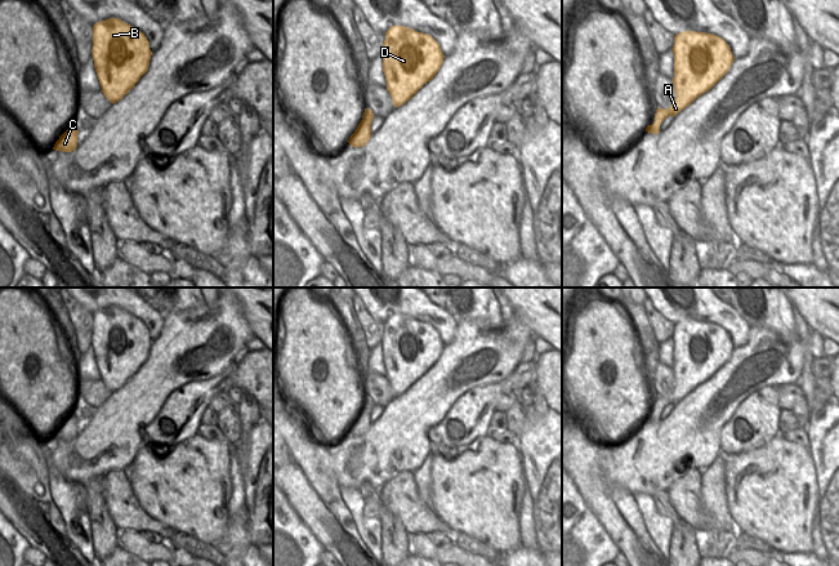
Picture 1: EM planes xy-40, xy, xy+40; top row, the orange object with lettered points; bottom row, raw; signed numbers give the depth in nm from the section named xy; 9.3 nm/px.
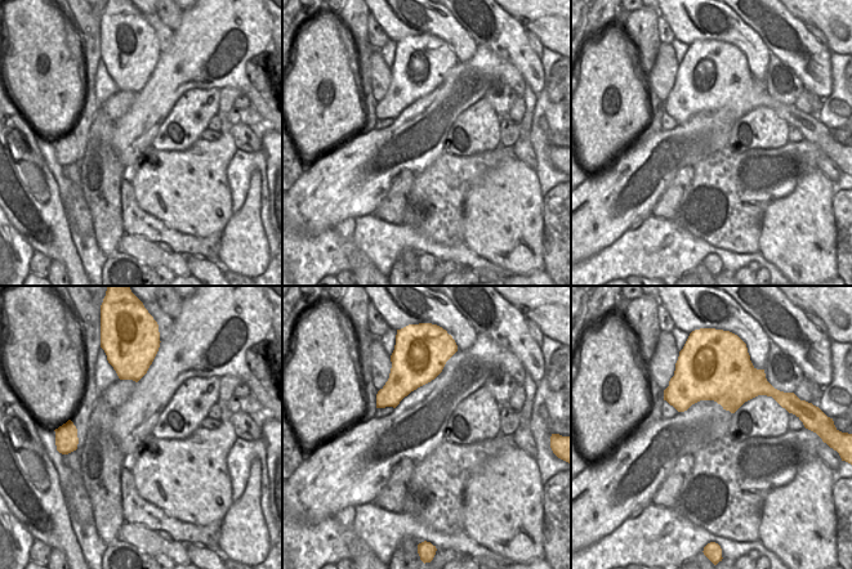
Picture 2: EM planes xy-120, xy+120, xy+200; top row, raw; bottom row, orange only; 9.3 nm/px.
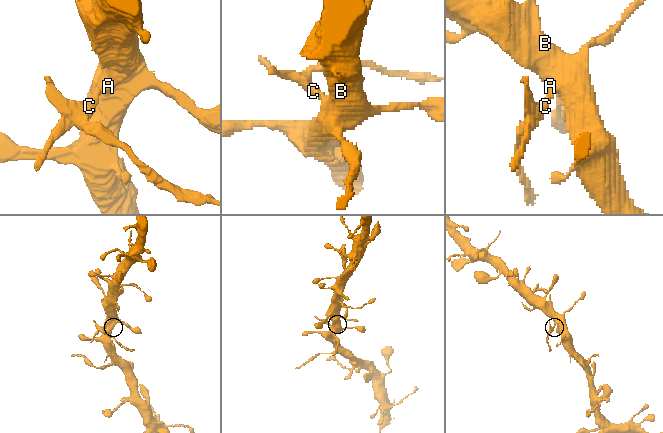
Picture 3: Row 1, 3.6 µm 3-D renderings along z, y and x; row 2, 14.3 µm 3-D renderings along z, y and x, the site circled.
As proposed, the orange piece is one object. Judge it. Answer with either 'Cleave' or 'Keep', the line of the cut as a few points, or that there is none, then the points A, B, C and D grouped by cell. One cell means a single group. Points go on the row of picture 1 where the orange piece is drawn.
Cleave. Split along xy (360, 123), (370, 132). Groups: A B D / C

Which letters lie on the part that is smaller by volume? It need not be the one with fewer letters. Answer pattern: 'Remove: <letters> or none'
Remove: C

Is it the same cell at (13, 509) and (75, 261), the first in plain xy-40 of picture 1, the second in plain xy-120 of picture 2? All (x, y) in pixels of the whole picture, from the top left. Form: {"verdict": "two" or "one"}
{"verdict": "one"}

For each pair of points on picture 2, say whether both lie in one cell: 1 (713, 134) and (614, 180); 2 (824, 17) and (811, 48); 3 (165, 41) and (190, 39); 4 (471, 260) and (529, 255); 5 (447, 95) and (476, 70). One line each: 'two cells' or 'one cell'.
1: one cell
2: two cells
3: two cells
4: two cells
5: one cell

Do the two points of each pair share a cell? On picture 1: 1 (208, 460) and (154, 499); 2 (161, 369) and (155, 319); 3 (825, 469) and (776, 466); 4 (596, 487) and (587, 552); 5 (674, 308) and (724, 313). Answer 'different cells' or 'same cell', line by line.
1: same cell
2: different cells
3: different cells
4: different cells
5: same cell

